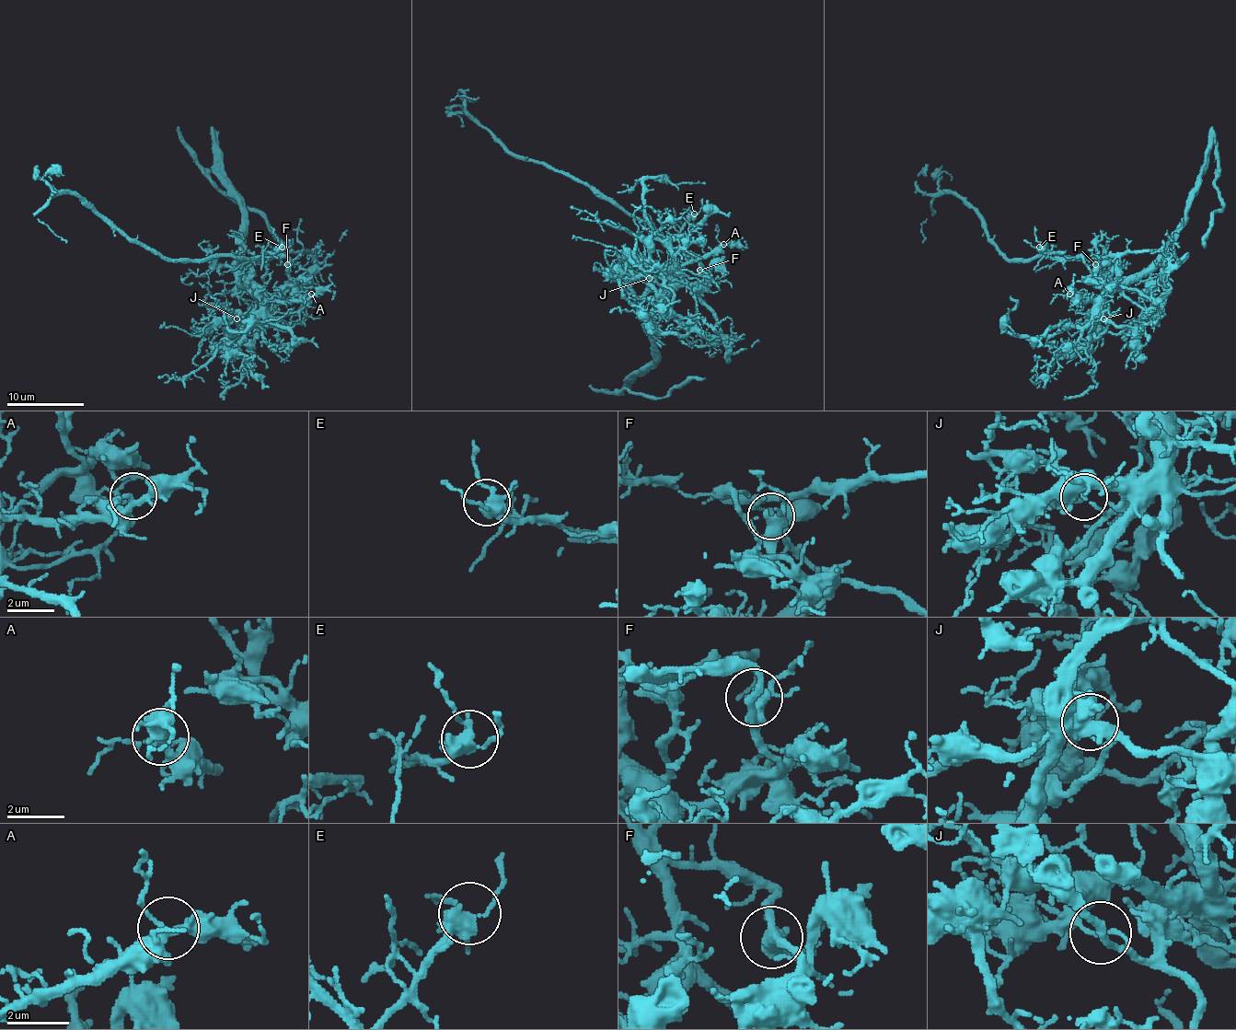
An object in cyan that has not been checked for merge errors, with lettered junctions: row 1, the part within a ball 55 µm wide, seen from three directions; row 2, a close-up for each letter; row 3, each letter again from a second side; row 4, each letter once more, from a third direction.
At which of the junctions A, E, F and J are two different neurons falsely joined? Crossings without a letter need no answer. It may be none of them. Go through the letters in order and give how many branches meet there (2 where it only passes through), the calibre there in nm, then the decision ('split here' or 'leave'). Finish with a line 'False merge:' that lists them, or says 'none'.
A: 3 branches meet; 200 nm thick; leave
E: 4 branches meet; 400 nm thick; leave
F: 4 branches meet; 400 nm thick; leave
J: 2 branches meet; 110 nm thick; split here
False merge: J

